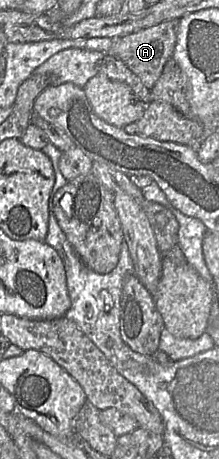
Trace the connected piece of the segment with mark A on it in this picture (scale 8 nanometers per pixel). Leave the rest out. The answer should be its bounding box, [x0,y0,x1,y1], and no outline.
[107,19,179,88]

